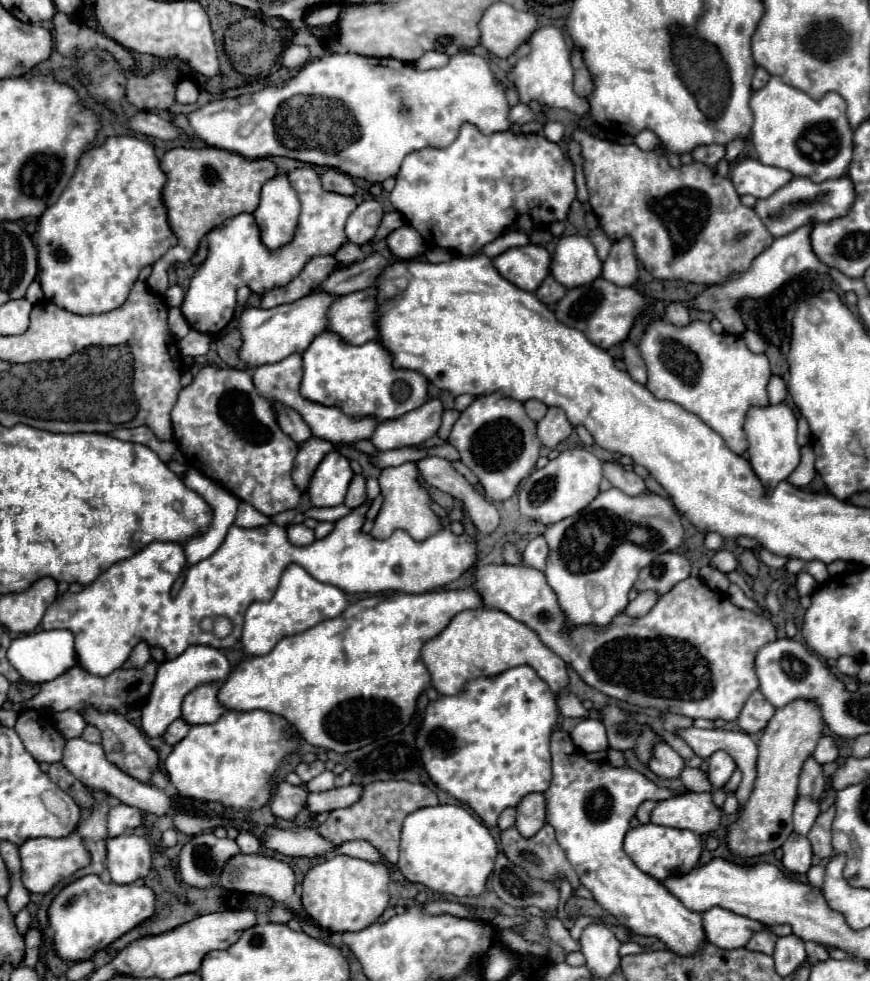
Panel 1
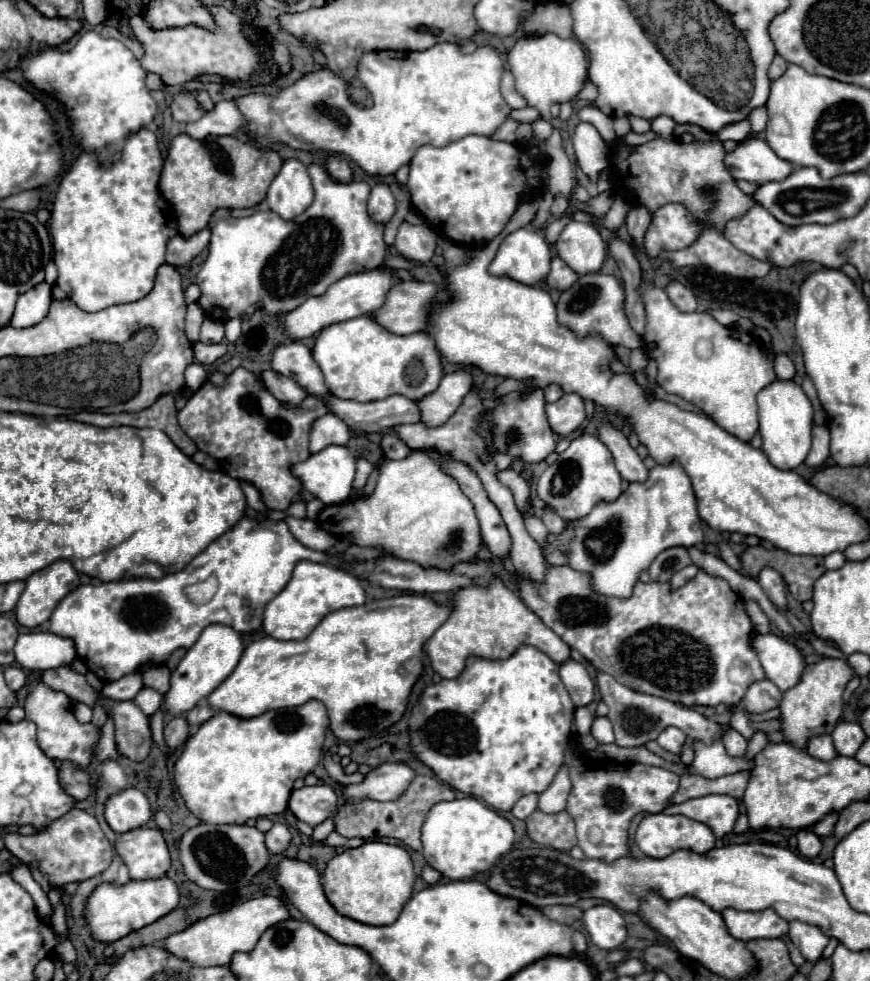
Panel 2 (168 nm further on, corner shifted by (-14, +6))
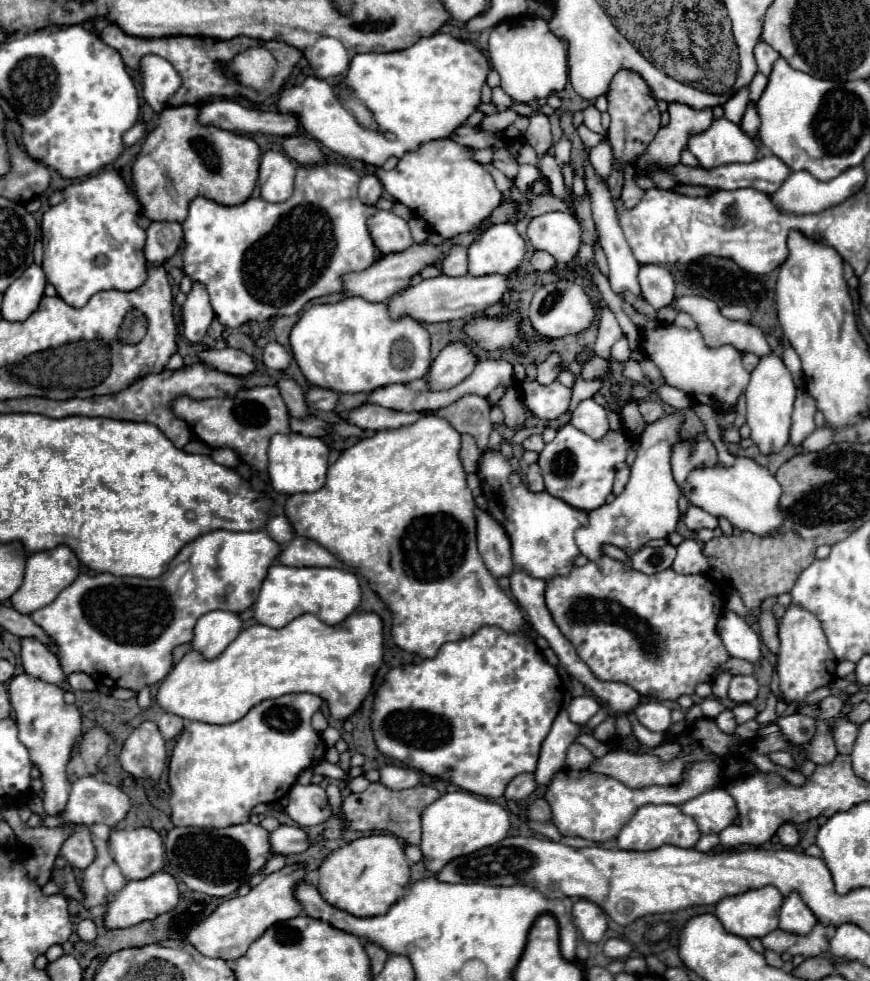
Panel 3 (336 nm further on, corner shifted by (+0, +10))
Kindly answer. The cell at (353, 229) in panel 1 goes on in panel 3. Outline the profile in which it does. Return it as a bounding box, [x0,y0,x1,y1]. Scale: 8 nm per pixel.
[358,174,384,206]

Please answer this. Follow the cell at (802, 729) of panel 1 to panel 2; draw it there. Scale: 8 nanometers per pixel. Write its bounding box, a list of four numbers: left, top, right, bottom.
[782,658,854,748]

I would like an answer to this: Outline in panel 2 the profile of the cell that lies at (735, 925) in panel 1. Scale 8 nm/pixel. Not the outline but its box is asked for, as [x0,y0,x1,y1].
[722,908,788,940]

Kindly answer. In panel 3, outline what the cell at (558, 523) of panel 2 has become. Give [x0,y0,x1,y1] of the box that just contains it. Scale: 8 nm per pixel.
[526,464,544,494]

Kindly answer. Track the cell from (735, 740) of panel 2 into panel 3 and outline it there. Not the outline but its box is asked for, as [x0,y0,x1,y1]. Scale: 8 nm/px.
[716,710,736,734]

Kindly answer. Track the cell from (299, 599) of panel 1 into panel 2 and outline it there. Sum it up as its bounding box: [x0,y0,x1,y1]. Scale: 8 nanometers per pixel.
[264,562,366,640]

